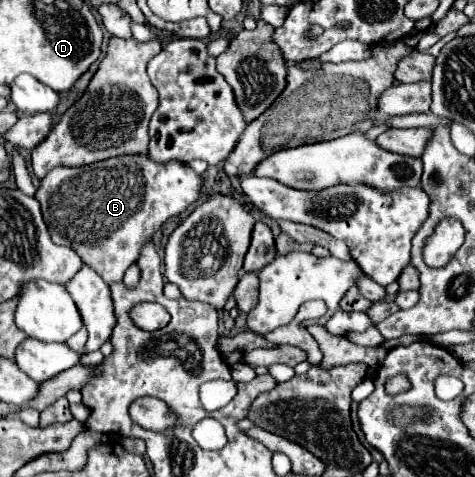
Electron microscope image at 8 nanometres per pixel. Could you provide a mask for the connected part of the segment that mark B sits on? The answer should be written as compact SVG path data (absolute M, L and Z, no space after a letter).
M122 156L80 168L54 168L40 180L36 200L42 206L52 242L70 246L110 284L122 280L128 266L138 260L140 244L168 218L192 206L202 188L204 178L188 164L156 164L148 156Z

